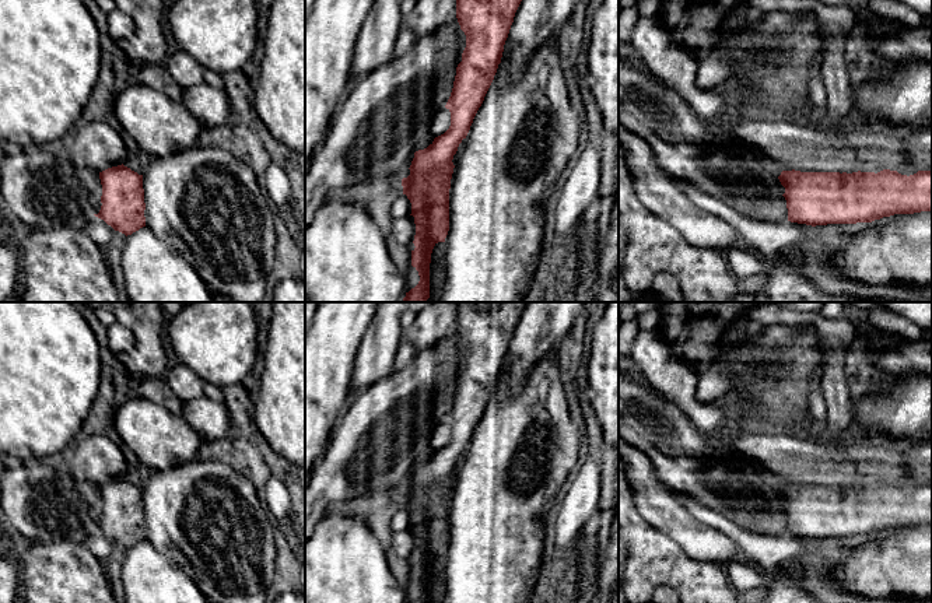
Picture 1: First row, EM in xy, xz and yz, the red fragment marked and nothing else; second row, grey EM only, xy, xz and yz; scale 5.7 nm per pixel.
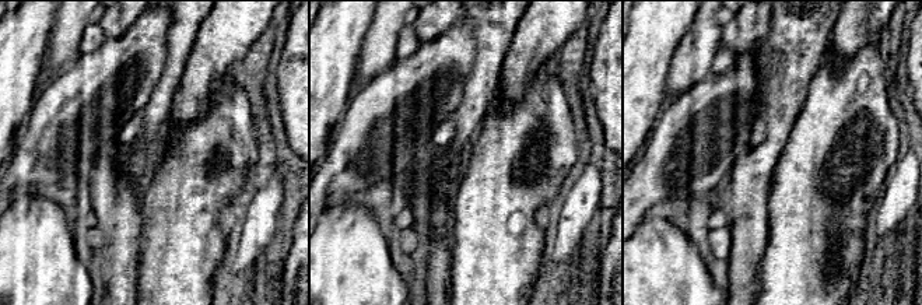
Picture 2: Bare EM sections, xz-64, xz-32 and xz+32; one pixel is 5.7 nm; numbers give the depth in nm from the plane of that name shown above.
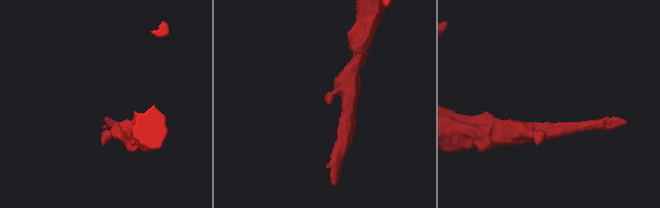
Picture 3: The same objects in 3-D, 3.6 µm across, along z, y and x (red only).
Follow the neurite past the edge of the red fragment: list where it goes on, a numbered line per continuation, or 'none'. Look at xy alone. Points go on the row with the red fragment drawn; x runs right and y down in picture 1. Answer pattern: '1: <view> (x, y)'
none

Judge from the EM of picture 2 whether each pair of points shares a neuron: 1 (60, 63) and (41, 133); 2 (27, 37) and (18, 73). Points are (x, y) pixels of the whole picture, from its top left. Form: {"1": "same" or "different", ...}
{"1": "different", "2": "same"}

